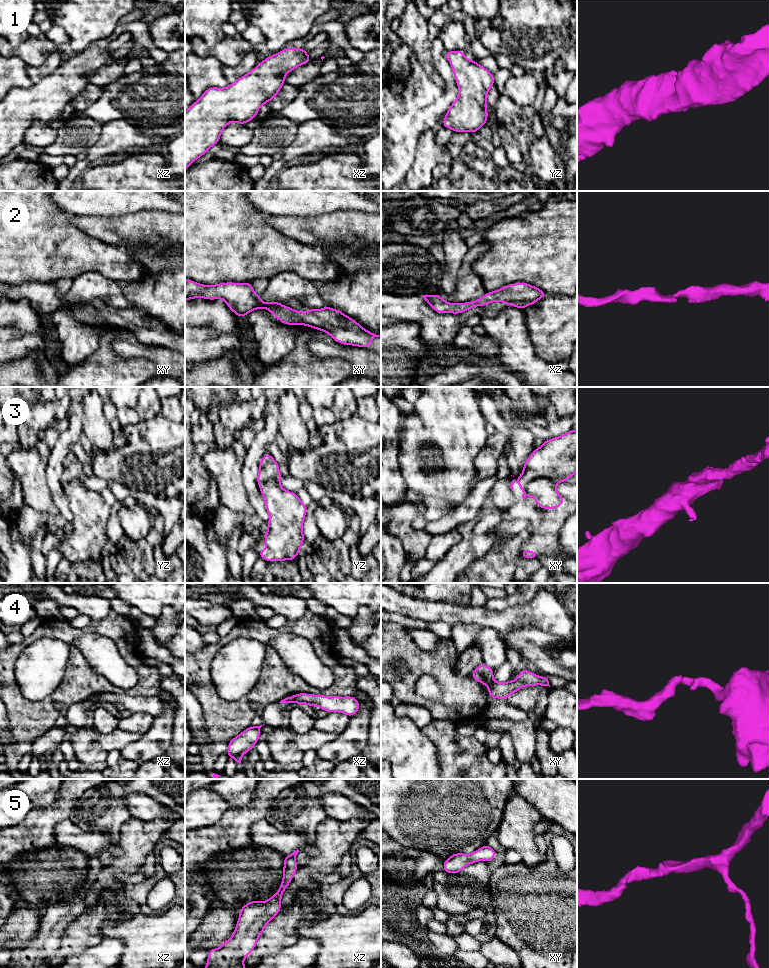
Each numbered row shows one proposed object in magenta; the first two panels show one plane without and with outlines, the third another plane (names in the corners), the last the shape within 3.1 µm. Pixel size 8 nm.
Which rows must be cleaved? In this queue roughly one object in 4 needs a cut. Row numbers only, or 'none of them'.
3, 4

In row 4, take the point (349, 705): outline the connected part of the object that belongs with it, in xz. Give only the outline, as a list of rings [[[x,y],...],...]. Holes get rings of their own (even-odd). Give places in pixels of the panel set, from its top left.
[[[297,693],[292,697],[293,704],[306,704],[310,707],[317,705],[320,710],[328,713],[341,712],[349,717],[354,716],[359,708],[360,702],[354,696],[325,696],[309,693]]]

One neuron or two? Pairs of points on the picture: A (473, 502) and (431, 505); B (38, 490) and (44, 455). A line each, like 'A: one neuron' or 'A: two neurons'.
A: two neurons
B: two neurons

